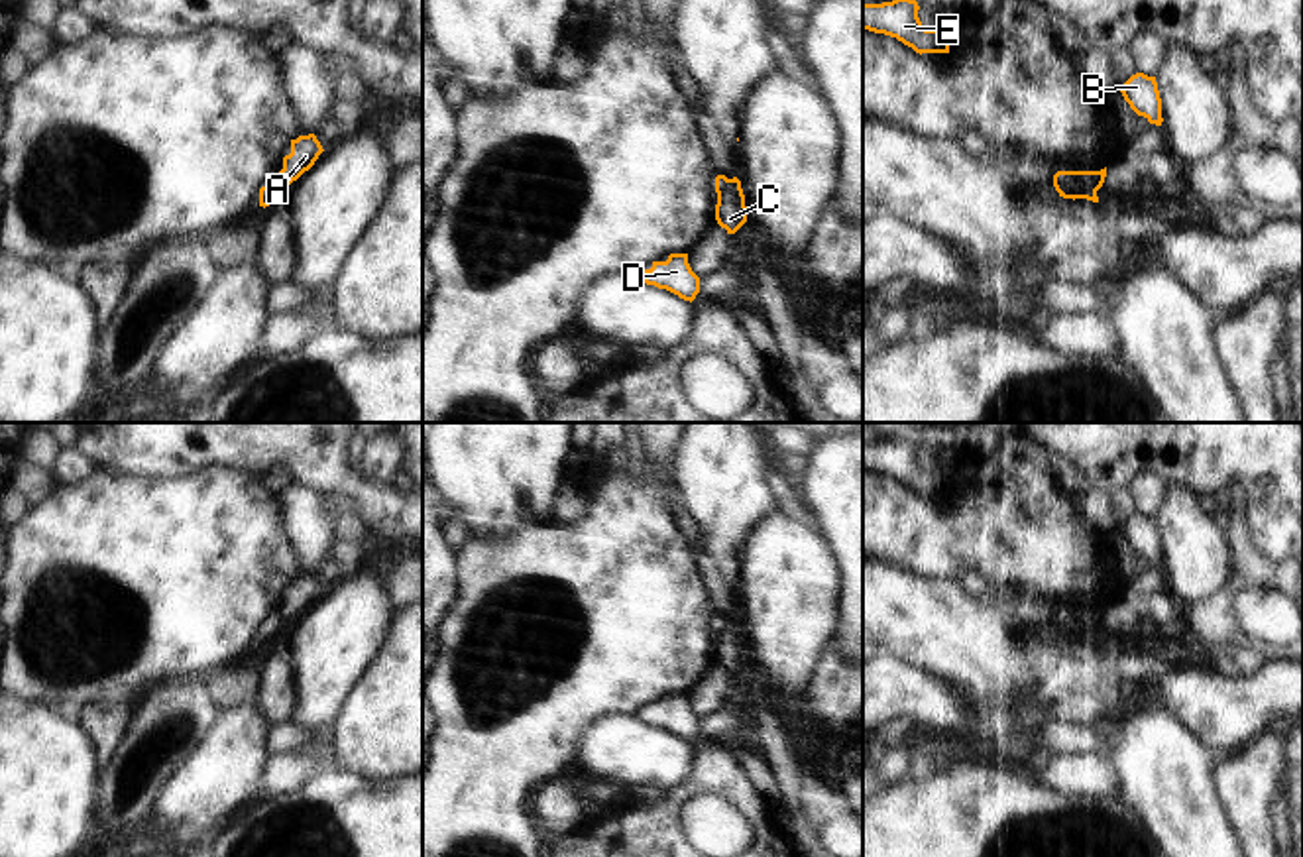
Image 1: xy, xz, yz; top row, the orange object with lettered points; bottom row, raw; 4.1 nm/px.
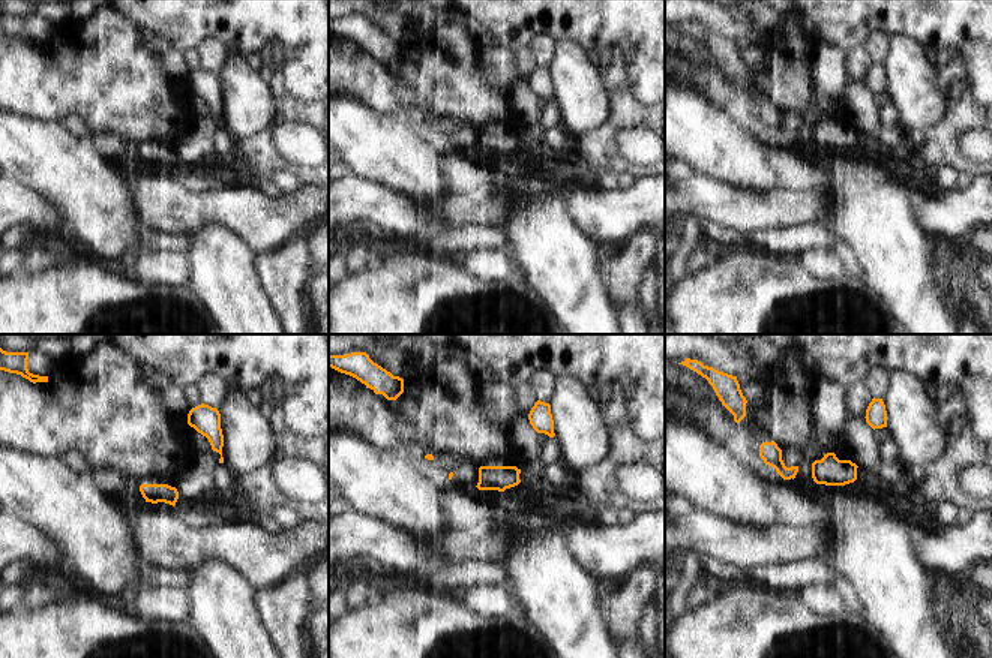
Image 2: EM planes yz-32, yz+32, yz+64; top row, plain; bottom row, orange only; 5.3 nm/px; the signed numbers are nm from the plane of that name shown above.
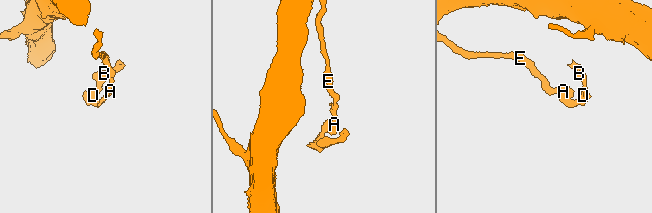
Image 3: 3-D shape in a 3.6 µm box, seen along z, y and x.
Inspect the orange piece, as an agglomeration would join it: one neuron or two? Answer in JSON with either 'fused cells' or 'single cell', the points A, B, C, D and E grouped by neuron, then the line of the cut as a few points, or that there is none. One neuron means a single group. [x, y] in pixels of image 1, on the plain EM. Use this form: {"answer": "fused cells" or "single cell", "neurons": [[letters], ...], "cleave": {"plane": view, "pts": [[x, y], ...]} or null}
{"answer": "fused cells", "neurons": [["A", "C", "E"], ["B", "D"]], "cleave": {"plane": "yz", "pts": [[1068, 612], [1099, 628]]}}

